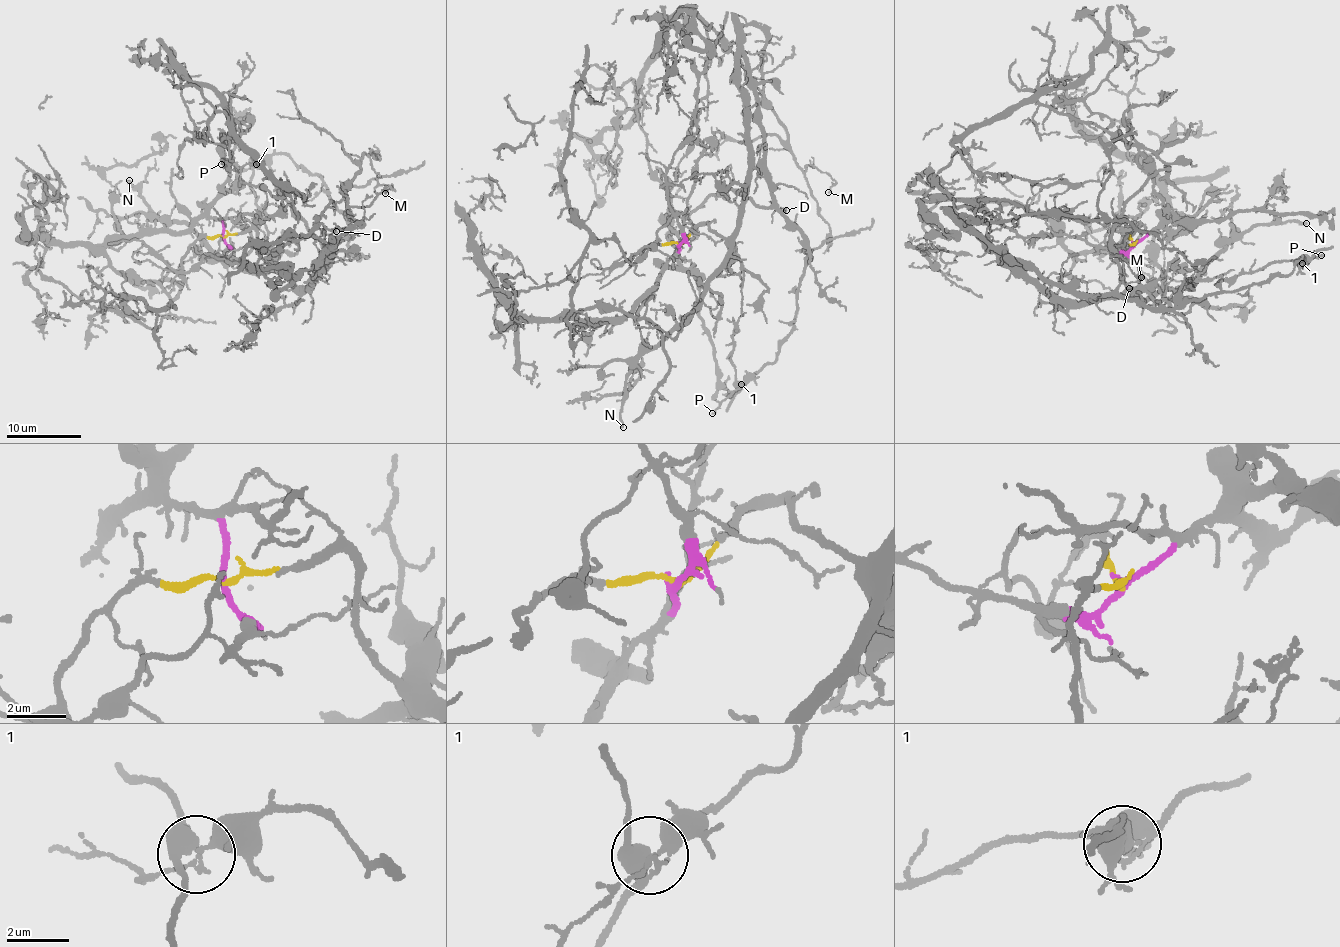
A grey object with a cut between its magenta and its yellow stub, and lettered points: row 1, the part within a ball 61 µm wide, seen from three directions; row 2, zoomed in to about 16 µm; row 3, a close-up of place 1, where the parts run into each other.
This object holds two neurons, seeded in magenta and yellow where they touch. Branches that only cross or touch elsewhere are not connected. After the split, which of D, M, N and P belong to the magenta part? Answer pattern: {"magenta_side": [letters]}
{"magenta_side": []}

